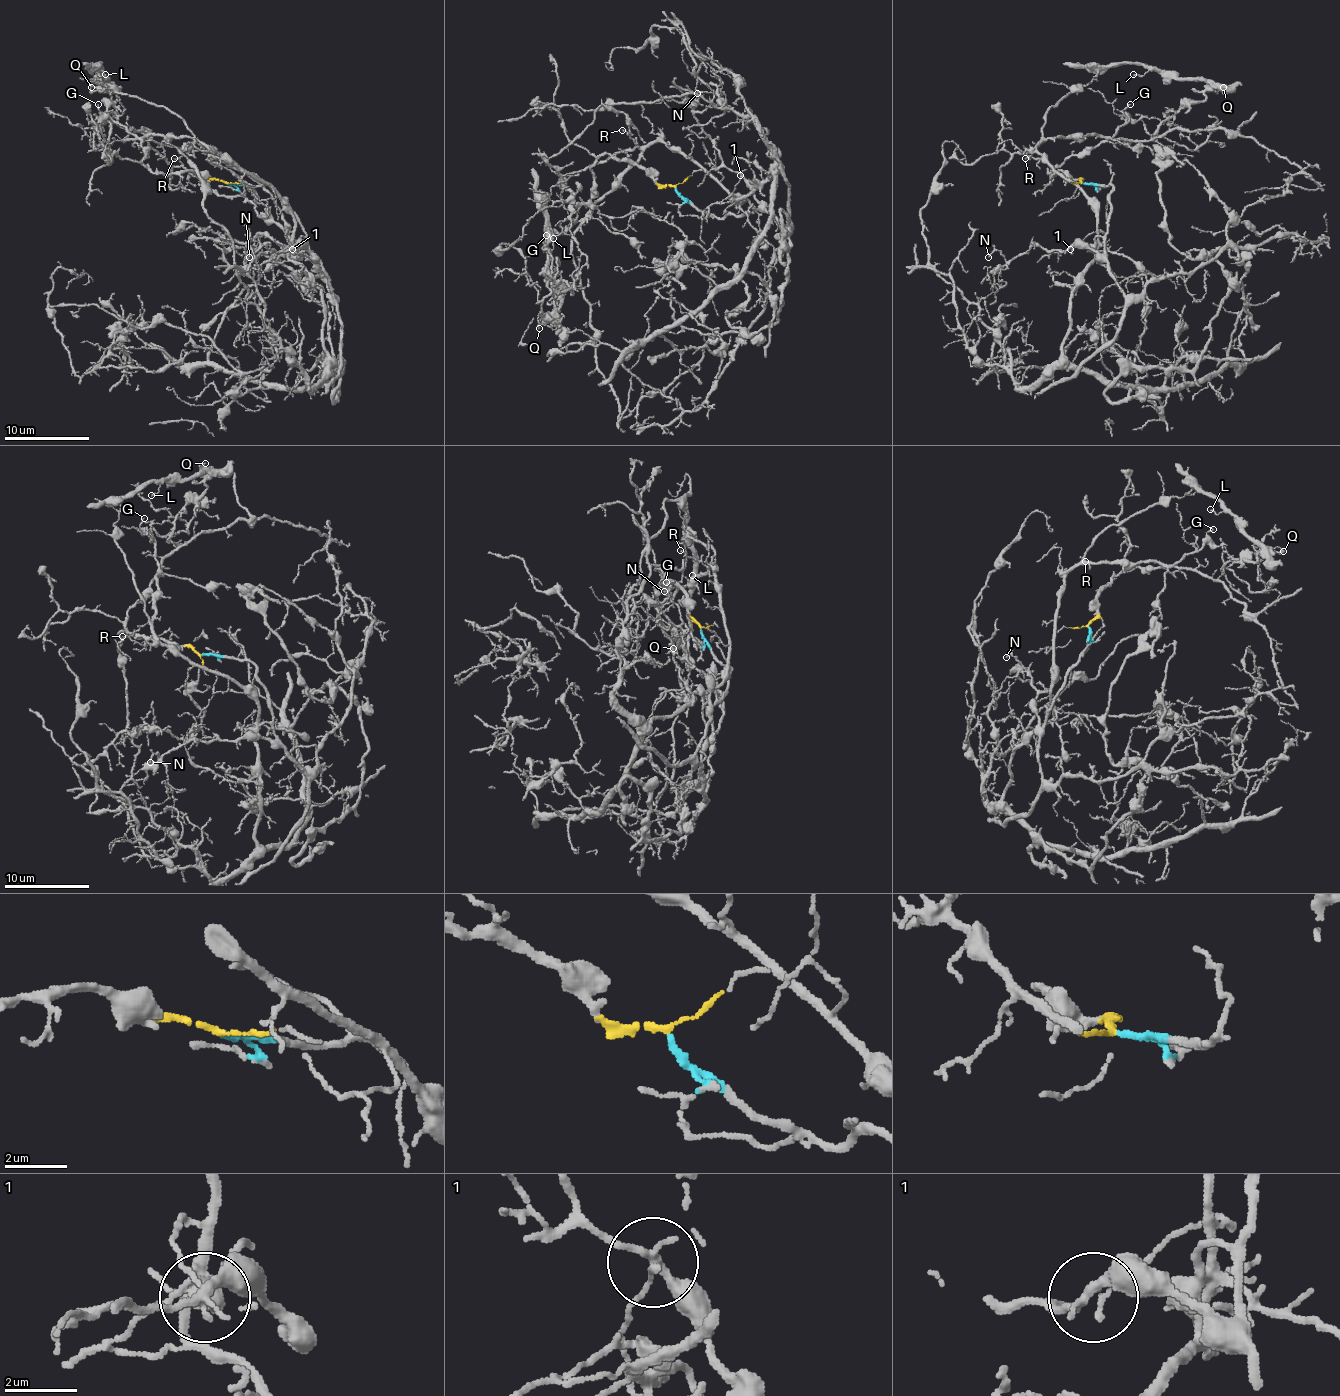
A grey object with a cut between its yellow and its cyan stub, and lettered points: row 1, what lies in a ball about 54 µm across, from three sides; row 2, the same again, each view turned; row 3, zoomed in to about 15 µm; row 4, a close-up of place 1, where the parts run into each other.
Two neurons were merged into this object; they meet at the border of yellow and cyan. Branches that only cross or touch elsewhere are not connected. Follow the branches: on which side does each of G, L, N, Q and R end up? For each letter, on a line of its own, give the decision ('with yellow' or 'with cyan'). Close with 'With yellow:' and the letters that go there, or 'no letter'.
G: with yellow
L: with yellow
N: with cyan
Q: with yellow
R: with yellow
With yellow: G, L, Q, R

